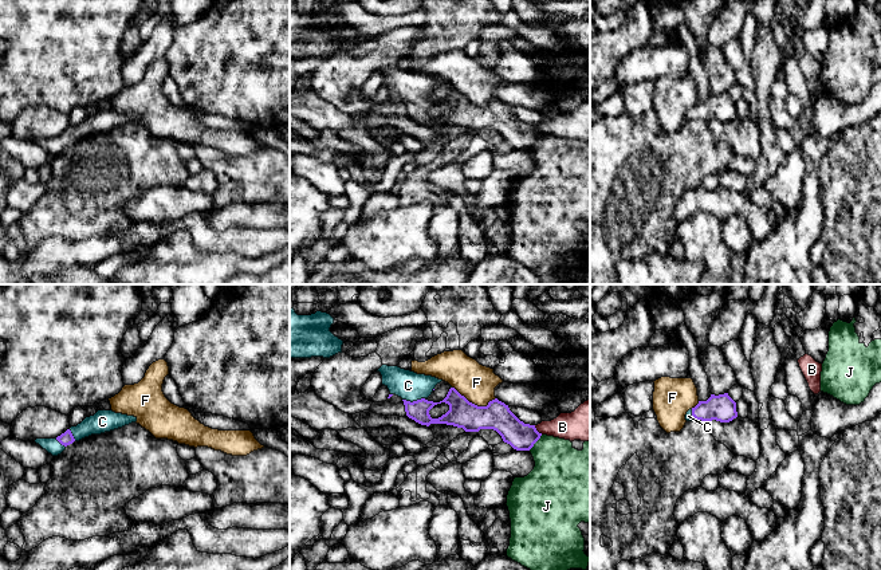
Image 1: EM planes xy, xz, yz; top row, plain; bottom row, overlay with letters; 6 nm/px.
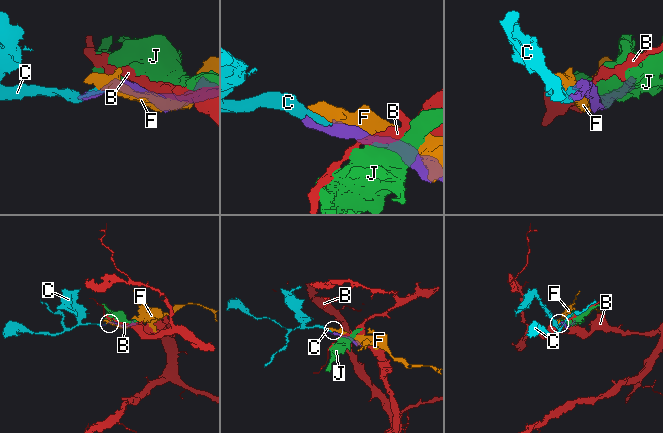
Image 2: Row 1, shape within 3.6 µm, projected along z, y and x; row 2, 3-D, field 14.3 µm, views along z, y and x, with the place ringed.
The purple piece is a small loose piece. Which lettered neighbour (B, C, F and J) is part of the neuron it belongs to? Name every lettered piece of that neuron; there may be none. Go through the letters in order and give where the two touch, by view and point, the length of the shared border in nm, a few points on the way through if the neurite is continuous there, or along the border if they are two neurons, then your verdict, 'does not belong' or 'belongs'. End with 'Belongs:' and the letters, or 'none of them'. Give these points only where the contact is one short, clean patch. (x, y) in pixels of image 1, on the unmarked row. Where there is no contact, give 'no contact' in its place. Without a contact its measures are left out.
B: xz (537, 130) | 80 nm | does not belong
C: xz (413, 101) | 140 nm | belongs
F: xz (474, 103) | 280 nm | does not belong
J: xz (535, 141) | 130 nm | does not belong
Belongs: C

